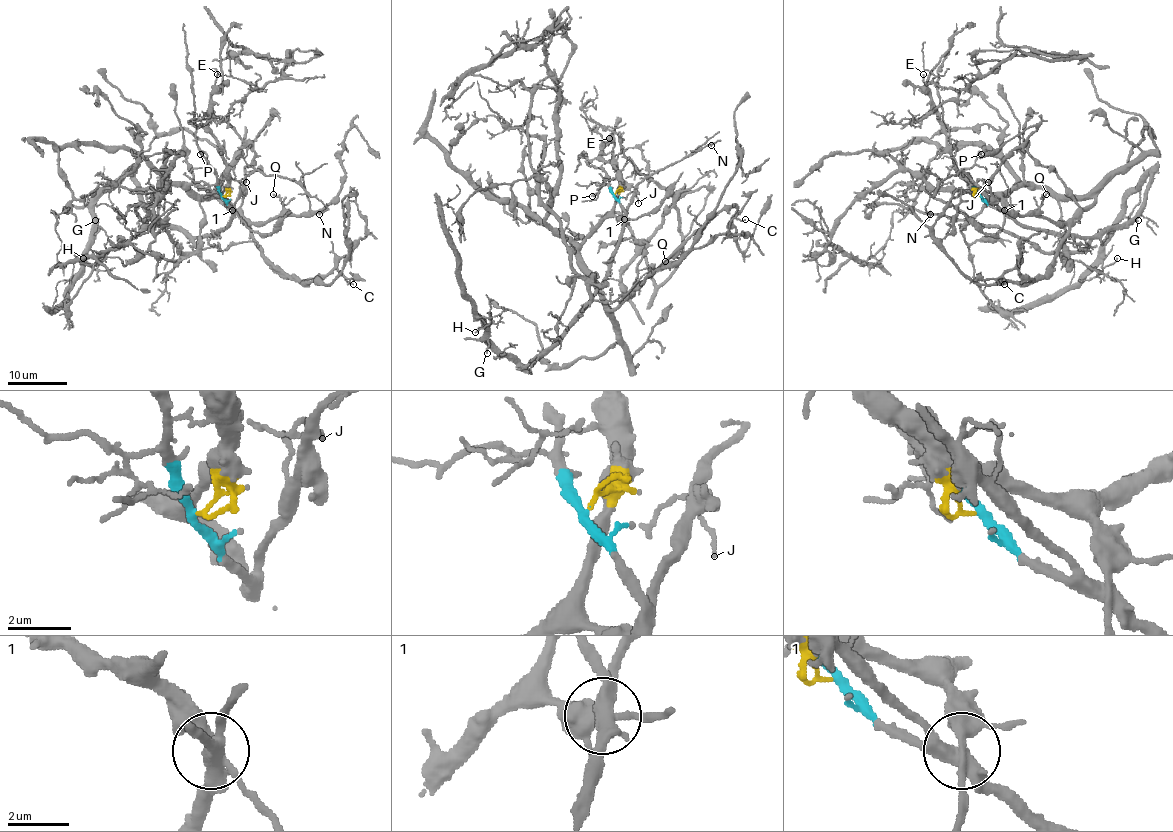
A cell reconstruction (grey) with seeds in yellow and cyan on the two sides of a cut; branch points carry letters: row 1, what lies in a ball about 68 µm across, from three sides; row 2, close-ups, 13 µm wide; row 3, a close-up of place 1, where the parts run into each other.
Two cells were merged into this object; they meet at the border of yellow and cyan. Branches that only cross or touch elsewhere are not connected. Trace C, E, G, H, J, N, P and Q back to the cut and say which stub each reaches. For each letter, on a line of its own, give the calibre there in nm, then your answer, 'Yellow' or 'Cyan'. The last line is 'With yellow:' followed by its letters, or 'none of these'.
C: Thickness 130 nm. Yellow
E: Thickness 120 nm. Yellow
G: Thickness 150 nm. Cyan
H: Thickness 100 nm. Cyan
J: Thickness 120 nm. Cyan
N: Thickness 130 nm. Cyan
P: Thickness 320 nm. Cyan
Q: Thickness 120 nm. Yellow
With yellow: C, E, Q

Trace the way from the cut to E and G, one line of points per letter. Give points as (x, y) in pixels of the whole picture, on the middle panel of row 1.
E: (614, 194), (618, 190), (618, 172), (601, 156), (601, 148), (609, 138)
G: (614, 194), (623, 206), (624, 230), (606, 281), (578, 318), (534, 362), (513, 362), (486, 338), (486, 353)

